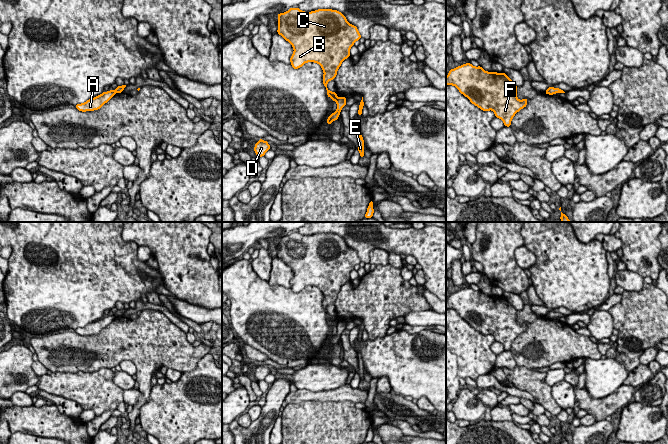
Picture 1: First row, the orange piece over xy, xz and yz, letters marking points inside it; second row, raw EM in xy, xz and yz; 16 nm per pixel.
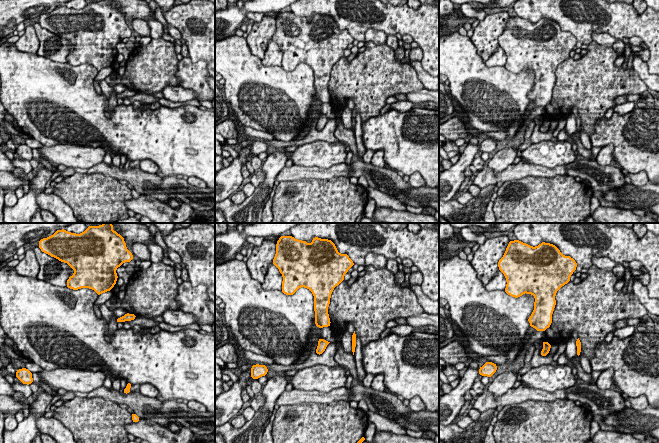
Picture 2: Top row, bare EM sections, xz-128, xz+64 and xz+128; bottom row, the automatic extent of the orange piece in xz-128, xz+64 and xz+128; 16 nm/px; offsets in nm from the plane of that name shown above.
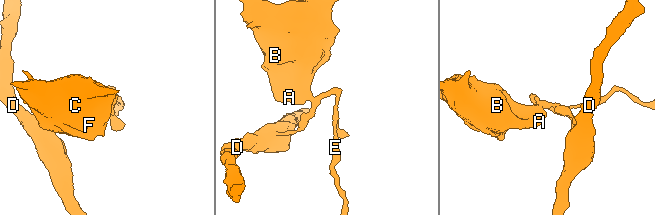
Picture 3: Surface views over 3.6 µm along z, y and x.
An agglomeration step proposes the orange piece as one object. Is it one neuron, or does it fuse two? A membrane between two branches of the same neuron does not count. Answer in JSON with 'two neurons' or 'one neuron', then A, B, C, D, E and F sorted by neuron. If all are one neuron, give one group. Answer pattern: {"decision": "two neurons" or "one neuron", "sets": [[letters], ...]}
{"decision": "two neurons", "sets": [["A", "B", "C", "F"], ["D", "E"]]}

